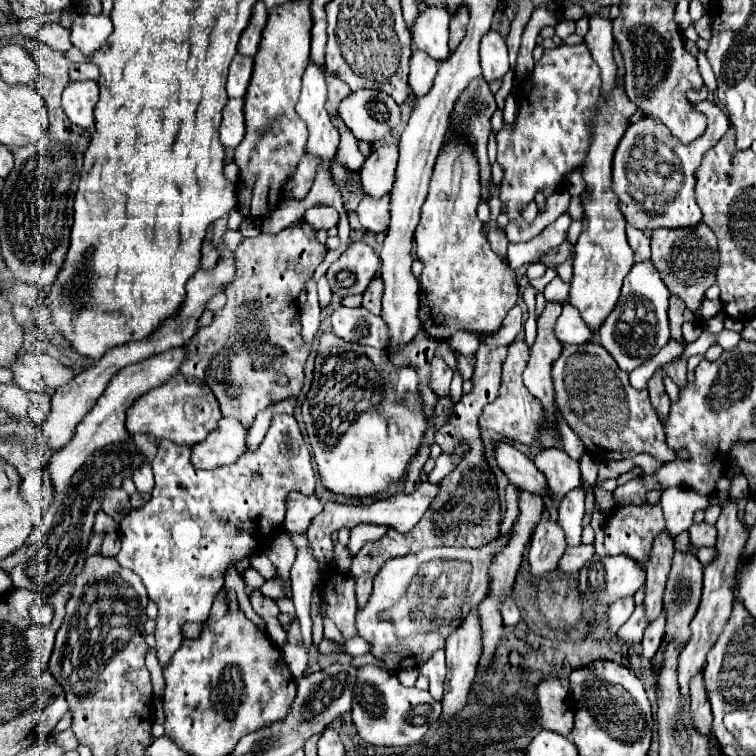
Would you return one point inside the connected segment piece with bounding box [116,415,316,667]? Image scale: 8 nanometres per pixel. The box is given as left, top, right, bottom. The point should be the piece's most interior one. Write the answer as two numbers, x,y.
183,576

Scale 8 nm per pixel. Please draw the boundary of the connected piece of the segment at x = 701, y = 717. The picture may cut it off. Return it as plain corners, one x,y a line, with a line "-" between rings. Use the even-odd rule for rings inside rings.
702,671
700,675
692,677
692,685
690,685
690,699
692,699
692,721
696,725
696,729
704,735
708,735
708,729
712,727
712,711
710,711
710,703
708,703
708,693
704,687
704,677

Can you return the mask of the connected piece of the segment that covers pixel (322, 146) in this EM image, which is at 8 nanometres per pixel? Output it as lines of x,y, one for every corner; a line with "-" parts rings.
312,61
302,77
302,93
298,97
298,115
308,125
306,153
318,159
332,159
338,151
338,131
330,123
326,103
326,81
324,71

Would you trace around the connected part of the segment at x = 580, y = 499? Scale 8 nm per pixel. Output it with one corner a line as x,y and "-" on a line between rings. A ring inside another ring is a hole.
578,487
562,499
558,507
558,521
566,531
568,545
580,545
582,543
582,517
584,517
584,489

